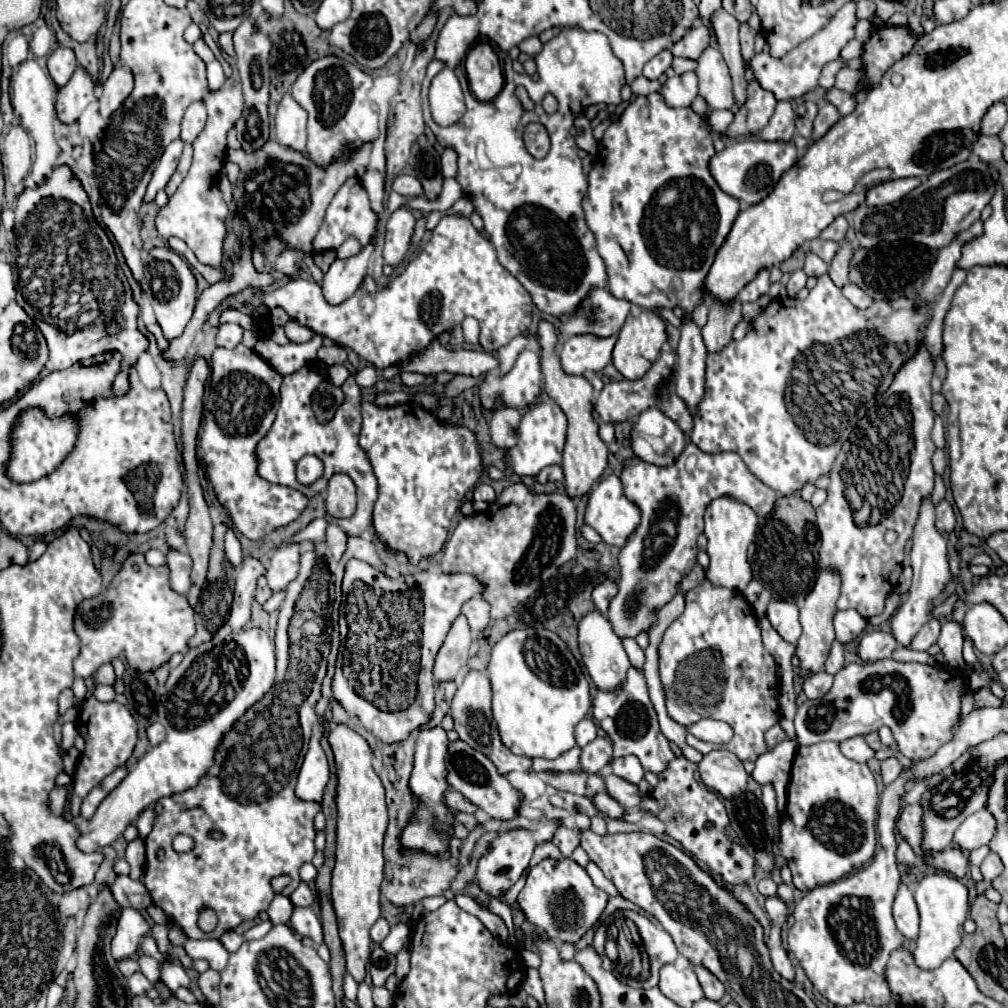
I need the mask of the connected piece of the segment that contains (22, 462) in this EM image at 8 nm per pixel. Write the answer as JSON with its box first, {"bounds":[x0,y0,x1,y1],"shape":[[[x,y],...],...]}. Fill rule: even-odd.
{"bounds":[7,409,77,483],"shape":[[[31,409],[21,415],[17,425],[13,427],[13,451],[7,467],[7,475],[17,483],[31,483],[39,477],[49,475],[73,449],[77,441],[75,421],[69,419],[49,419],[43,411]]]}

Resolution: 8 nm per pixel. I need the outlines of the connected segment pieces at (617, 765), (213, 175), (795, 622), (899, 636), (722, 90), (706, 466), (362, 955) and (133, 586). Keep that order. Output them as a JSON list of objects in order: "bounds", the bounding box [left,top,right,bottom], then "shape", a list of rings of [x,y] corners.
[{"bounds":[611,755,643,783],"shape":[[[627,755],[623,759],[613,759],[611,769],[615,775],[627,779],[629,783],[639,783],[643,779],[643,767],[635,755]]]},{"bounds":[155,79,243,269],"shape":[[[227,79],[221,91],[215,91],[205,99],[205,105],[207,105],[209,117],[207,117],[205,129],[193,141],[195,153],[193,153],[191,169],[185,175],[179,189],[175,191],[175,195],[169,197],[169,203],[157,211],[155,227],[157,227],[157,231],[159,231],[159,235],[163,239],[169,239],[169,237],[183,239],[191,247],[191,251],[195,253],[195,257],[201,263],[211,265],[215,269],[221,269],[223,241],[227,237],[225,219],[227,219],[229,207],[223,201],[217,183],[219,183],[221,165],[225,161],[225,149],[227,149],[225,137],[227,137],[227,131],[237,123],[237,119],[241,117],[241,111],[243,111],[241,85],[237,81],[233,81],[233,79]]]},{"bounds":[767,601,801,645],"shape":[[[771,601],[767,609],[767,619],[771,621],[773,629],[791,645],[797,643],[801,635],[801,625],[799,625],[799,609],[795,603],[787,601]]]},{"bounds":[891,497,951,645],"shape":[[[923,497],[921,509],[919,509],[919,519],[915,523],[911,541],[913,541],[913,547],[911,547],[909,557],[911,557],[911,567],[913,567],[913,585],[911,585],[907,601],[899,607],[895,617],[891,617],[893,635],[901,645],[909,645],[911,639],[915,637],[915,633],[927,623],[927,619],[933,617],[931,605],[933,605],[935,597],[939,597],[941,591],[945,589],[945,585],[951,581],[949,563],[947,563],[947,539],[935,527],[935,505],[931,503],[931,497]]]},{"bounds":[695,47,735,109],"shape":[[[707,47],[697,59],[695,73],[699,77],[699,95],[707,99],[709,109],[731,109],[735,103],[731,91],[729,67],[717,47]]]},{"bounds":[607,443,777,639],"shape":[[[689,443],[681,457],[671,465],[671,467],[657,467],[651,463],[645,463],[641,459],[631,461],[623,473],[621,473],[621,483],[625,487],[625,495],[629,501],[633,501],[639,511],[641,511],[641,521],[637,529],[629,535],[625,547],[621,547],[619,553],[619,567],[621,567],[621,577],[619,577],[619,591],[615,599],[611,599],[607,619],[613,627],[613,631],[619,635],[619,639],[631,637],[635,639],[641,631],[649,631],[655,621],[657,621],[657,611],[669,603],[677,589],[679,583],[685,575],[691,573],[691,569],[697,565],[697,537],[703,533],[703,513],[705,507],[719,495],[733,495],[735,499],[747,503],[759,517],[765,517],[771,513],[777,493],[767,487],[763,481],[759,481],[743,463],[741,455],[735,451],[723,451],[723,453],[705,453],[701,451],[695,443]]]},{"bounds":[327,723,387,983],"shape":[[[337,723],[327,741],[335,753],[337,767],[337,861],[333,869],[333,907],[337,913],[339,937],[345,949],[347,973],[361,983],[367,957],[371,955],[371,925],[381,917],[379,887],[383,881],[383,835],[387,830],[387,804],[381,779],[373,771],[369,743],[345,723]]]},{"bounds":[75,555,195,677],"shape":[[[129,555],[109,589],[77,607],[75,633],[81,639],[81,653],[75,659],[77,677],[91,677],[103,663],[115,657],[127,659],[133,669],[155,671],[173,653],[185,653],[189,649],[187,643],[195,635],[193,607],[183,595],[171,589],[169,569],[165,565],[151,567],[143,555]]]}]

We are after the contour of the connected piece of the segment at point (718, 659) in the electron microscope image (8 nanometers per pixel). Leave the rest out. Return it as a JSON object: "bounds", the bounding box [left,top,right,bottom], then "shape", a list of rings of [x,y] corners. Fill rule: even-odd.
{"bounds":[659,579,779,761],"shape":[[[703,579],[691,591],[687,591],[685,613],[675,623],[671,623],[671,627],[665,631],[663,641],[659,645],[659,665],[661,665],[661,683],[667,699],[667,713],[673,721],[689,729],[699,719],[711,717],[729,723],[733,729],[733,739],[725,745],[699,741],[697,737],[687,735],[687,743],[691,747],[695,747],[701,753],[709,753],[717,747],[725,747],[727,751],[735,753],[739,761],[755,761],[759,755],[769,751],[765,743],[765,731],[779,721],[777,663],[763,647],[757,617],[739,591],[715,587],[707,579]]]}

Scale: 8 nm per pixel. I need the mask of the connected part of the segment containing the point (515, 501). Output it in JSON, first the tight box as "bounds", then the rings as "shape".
{"bounds":[441,483,577,619],"shape":[[[513,483],[503,489],[499,499],[495,499],[487,511],[481,515],[463,517],[451,537],[443,547],[441,569],[443,573],[471,573],[483,583],[483,599],[491,605],[491,619],[505,619],[511,611],[527,601],[541,587],[545,579],[555,575],[555,571],[571,561],[577,553],[575,543],[575,503],[569,495],[561,493],[535,493],[533,487],[525,483]]]}

